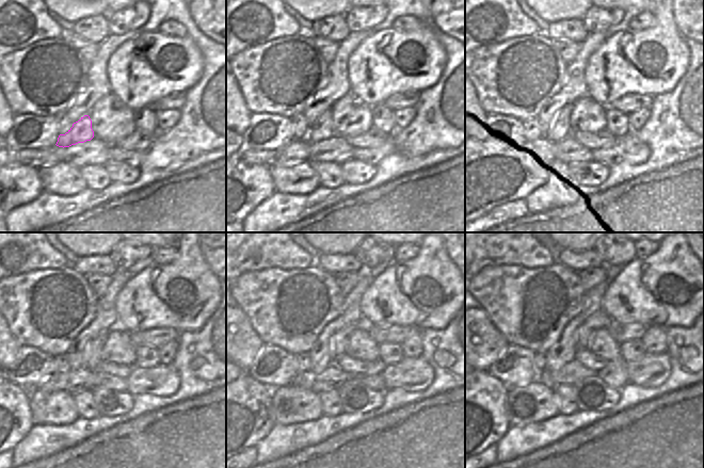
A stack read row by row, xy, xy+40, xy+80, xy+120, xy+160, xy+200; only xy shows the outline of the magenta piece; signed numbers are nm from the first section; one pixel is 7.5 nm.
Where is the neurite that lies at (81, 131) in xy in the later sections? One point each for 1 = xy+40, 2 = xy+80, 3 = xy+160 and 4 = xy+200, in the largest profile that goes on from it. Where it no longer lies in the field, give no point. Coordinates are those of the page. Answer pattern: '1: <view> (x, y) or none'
1: xy+40 (322, 129)
2: xy+80 (560, 128)
3: xy+160 (339, 342)
4: xy+200 (598, 320)

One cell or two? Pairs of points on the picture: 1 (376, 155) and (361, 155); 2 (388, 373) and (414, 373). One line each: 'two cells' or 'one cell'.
1: one cell
2: one cell

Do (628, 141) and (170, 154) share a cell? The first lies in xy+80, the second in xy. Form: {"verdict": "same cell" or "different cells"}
{"verdict": "different cells"}

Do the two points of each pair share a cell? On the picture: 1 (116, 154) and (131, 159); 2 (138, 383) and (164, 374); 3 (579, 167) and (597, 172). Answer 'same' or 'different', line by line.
1: same
2: same
3: same

